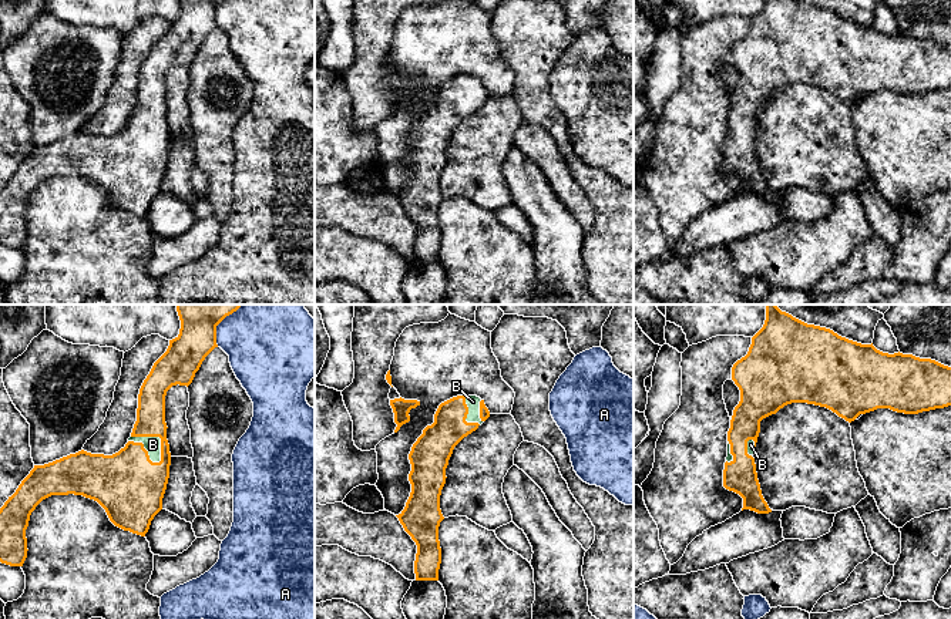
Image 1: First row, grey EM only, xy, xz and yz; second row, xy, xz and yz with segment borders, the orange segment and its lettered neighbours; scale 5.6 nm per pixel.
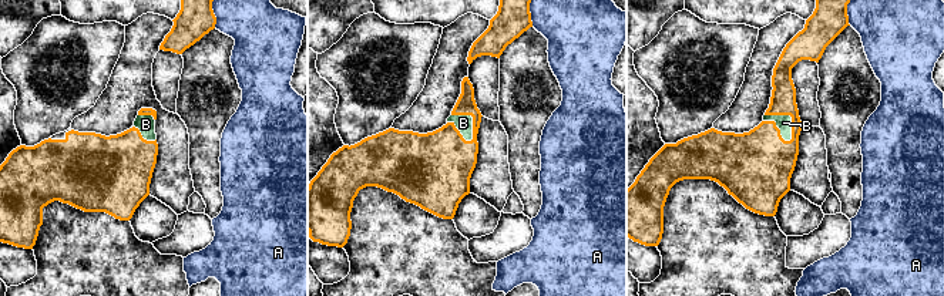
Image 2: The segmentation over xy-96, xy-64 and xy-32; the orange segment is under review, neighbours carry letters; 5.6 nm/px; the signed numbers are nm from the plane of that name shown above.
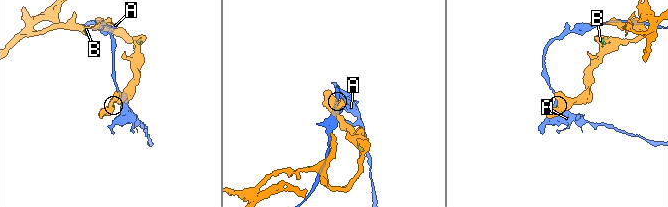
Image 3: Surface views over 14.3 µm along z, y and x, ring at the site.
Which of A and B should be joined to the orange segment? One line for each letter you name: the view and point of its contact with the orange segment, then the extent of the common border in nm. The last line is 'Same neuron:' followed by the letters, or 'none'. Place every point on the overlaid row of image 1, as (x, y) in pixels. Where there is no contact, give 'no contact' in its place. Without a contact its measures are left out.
B: meets orange in xy at (145, 450); contact 220 nm long
Same neuron: B

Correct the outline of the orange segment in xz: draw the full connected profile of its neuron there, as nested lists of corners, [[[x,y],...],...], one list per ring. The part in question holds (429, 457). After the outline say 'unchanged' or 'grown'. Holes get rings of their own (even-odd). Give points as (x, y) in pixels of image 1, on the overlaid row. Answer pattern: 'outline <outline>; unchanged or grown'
outline [[[453,397],[438,406],[434,423],[423,430],[411,447],[411,492],[404,509],[396,517],[417,545],[416,581],[438,581],[438,527],[444,519],[440,495],[447,478],[446,468],[454,447],[488,417],[490,411],[480,397]]]; grown

